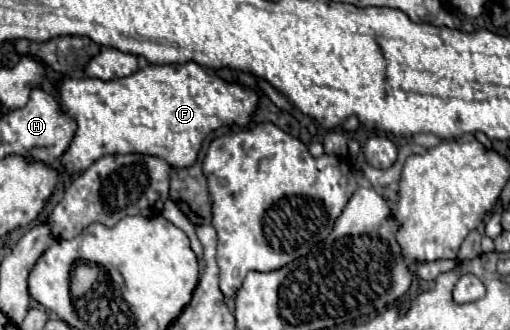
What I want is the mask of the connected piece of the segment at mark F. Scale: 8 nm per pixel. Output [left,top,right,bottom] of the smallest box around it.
[56,62,258,174]

